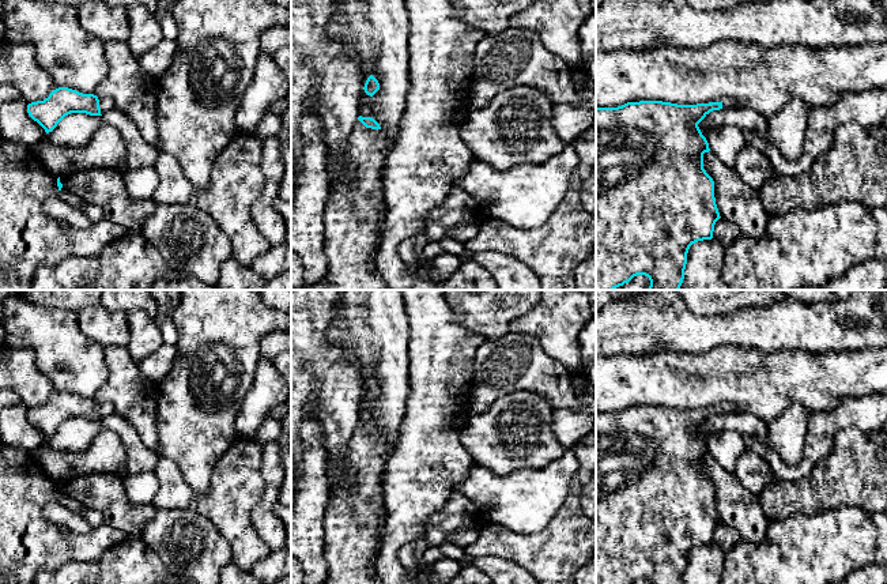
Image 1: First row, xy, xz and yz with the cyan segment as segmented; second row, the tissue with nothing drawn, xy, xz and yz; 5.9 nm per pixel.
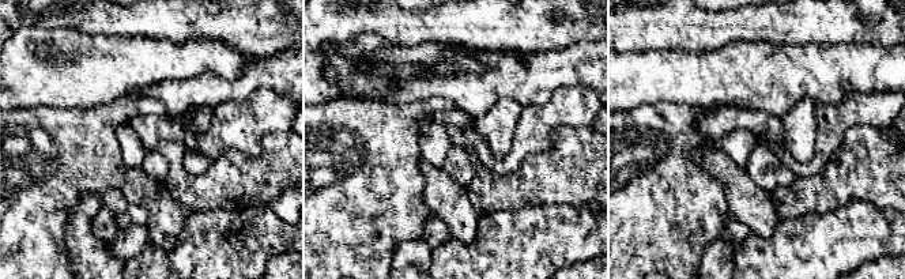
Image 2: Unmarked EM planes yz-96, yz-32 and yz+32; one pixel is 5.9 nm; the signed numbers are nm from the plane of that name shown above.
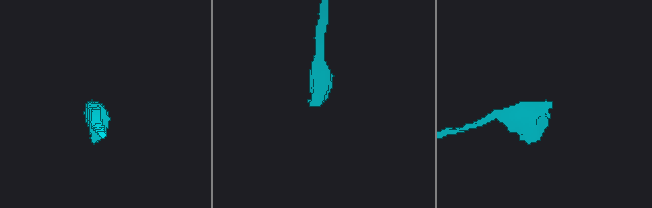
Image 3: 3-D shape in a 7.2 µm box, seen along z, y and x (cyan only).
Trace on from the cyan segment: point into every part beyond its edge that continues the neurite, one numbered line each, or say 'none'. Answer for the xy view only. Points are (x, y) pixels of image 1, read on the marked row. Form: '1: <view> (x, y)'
1: xy (105, 104)

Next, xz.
1: xz (355, 211)

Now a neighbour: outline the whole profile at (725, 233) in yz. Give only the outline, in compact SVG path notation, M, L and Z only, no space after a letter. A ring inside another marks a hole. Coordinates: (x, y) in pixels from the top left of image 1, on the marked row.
M720 218L714 225L713 238L717 240L724 248L731 245L740 236L741 231L739 227L724 218Z

